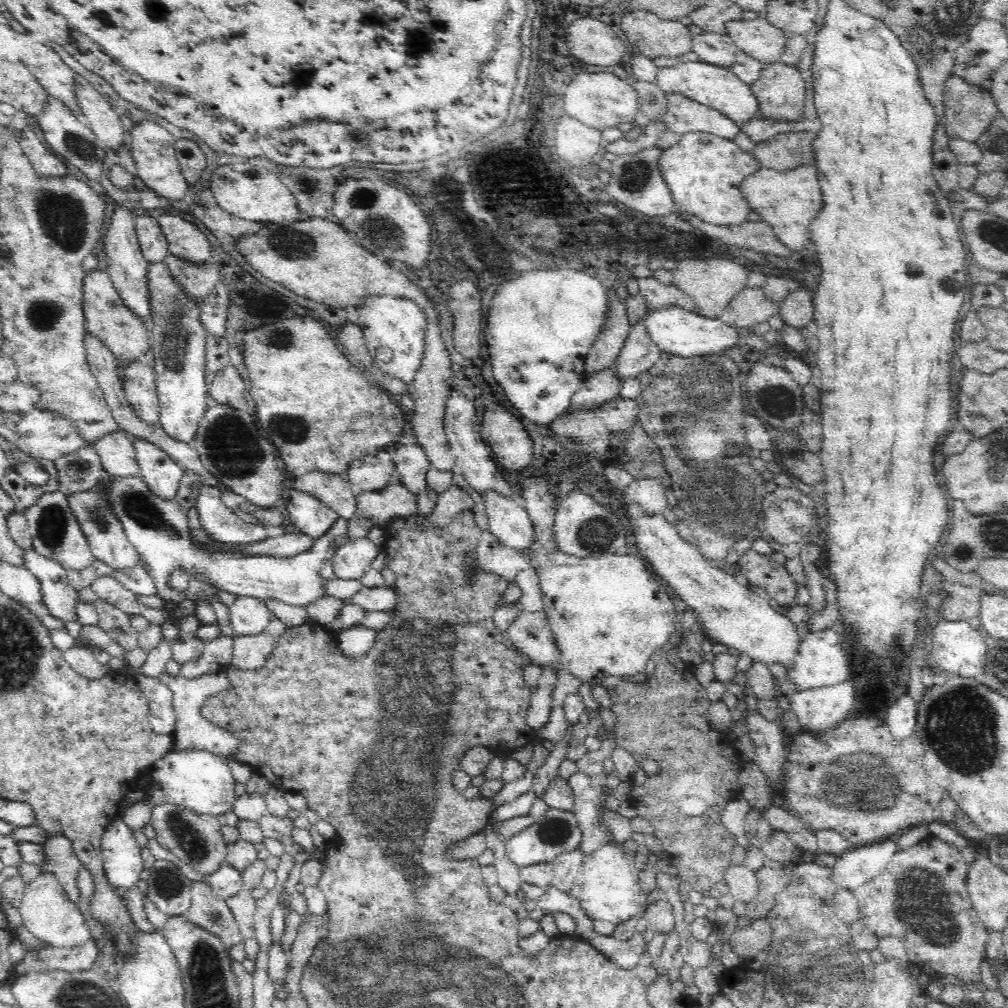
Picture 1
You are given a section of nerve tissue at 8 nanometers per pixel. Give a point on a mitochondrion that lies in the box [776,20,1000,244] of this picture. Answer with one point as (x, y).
(971, 59)

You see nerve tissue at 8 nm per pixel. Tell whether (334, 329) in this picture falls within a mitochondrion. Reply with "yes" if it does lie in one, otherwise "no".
no

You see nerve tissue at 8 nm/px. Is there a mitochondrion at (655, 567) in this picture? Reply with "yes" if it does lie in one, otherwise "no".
no

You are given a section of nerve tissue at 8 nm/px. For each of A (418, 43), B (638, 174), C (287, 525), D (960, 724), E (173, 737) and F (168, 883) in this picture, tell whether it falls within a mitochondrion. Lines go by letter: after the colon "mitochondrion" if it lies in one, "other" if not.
A: other
B: mitochondrion
C: other
D: mitochondrion
E: other
F: mitochondrion

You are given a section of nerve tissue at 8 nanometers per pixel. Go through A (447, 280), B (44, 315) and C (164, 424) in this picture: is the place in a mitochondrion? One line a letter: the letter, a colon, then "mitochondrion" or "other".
A: other
B: mitochondrion
C: other

